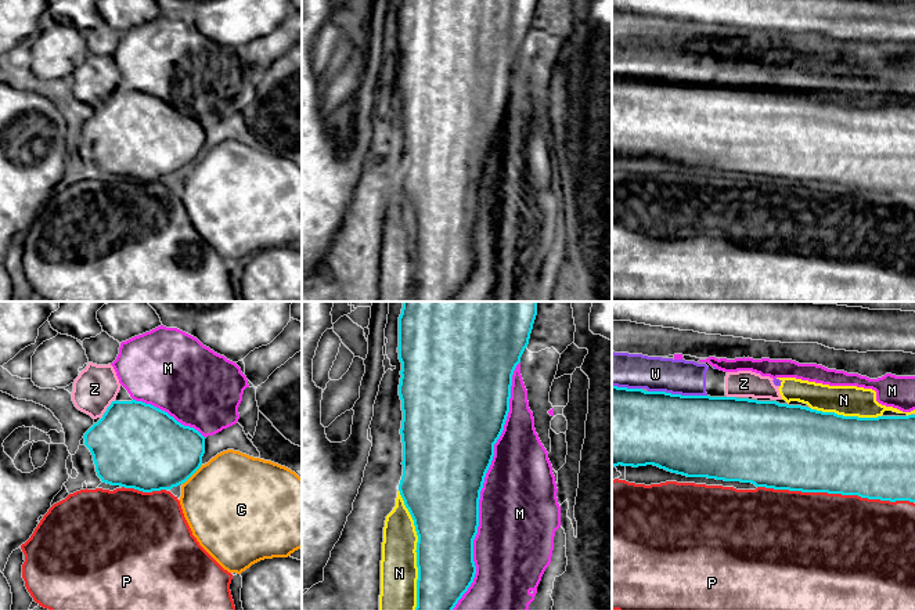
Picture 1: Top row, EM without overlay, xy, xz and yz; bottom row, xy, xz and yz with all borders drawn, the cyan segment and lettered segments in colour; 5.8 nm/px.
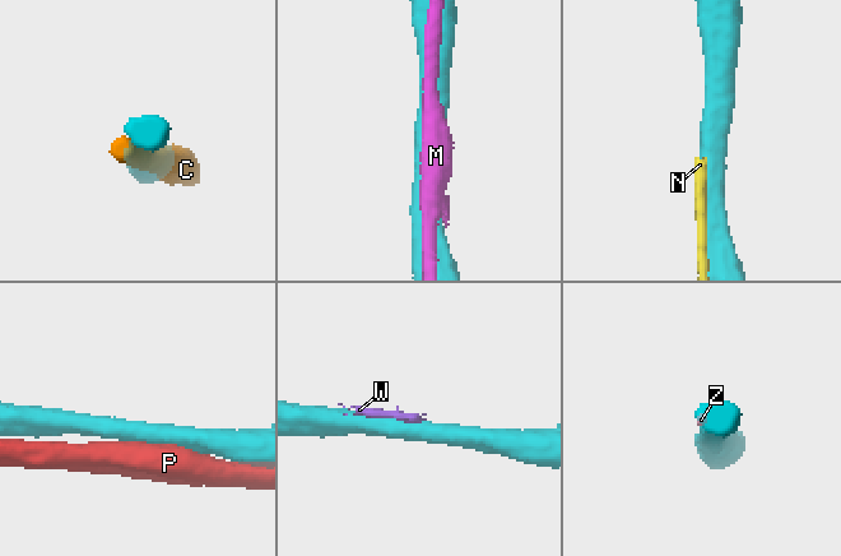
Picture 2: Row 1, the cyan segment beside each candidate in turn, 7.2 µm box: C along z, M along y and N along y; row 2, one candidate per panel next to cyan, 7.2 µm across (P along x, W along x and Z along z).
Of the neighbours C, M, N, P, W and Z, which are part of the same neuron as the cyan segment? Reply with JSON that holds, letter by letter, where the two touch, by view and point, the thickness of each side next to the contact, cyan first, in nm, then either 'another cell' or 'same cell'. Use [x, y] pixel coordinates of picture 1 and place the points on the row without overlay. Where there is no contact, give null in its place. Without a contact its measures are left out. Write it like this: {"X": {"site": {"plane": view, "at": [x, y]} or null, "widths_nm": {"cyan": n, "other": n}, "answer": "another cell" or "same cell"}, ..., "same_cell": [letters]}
{"C": {"site": {"plane": "xy", "at": [191, 165]}, "widths_nm": {"cyan": 440, "other": 500}, "answer": "another cell"}, "M": {"site": {"plane": "xz", "at": [482, 176]}, "widths_nm": {"cyan": 480, "other": 460}, "answer": "another cell"}, "N": {"site": {"plane": "xz", "at": [415, 241]}, "widths_nm": {"cyan": 380, "other": 220}, "answer": "another cell"}, "P": {"site": {"plane": "yz", "at": [835, 183]}, "widths_nm": {"cyan": 460, "other": 500}, "answer": "another cell"}, "W": {"site": {"plane": "yz", "at": [677, 85]}, "widths_nm": {"cyan": 460, "other": 200}, "answer": "another cell"}, "Z": {"site": {"plane": "xy", "at": [110, 96]}, "widths_nm": {"cyan": 460, "other": 240}, "answer": "another cell"}, "same_cell": []}

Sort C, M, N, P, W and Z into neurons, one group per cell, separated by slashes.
C / M / N W Z / P

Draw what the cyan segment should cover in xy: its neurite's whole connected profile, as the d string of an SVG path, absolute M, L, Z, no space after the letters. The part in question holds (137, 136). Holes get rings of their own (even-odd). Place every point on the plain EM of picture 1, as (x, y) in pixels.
M115 90L83 129L102 173L152 183L185 173L201 158L206 127L151 94Z

